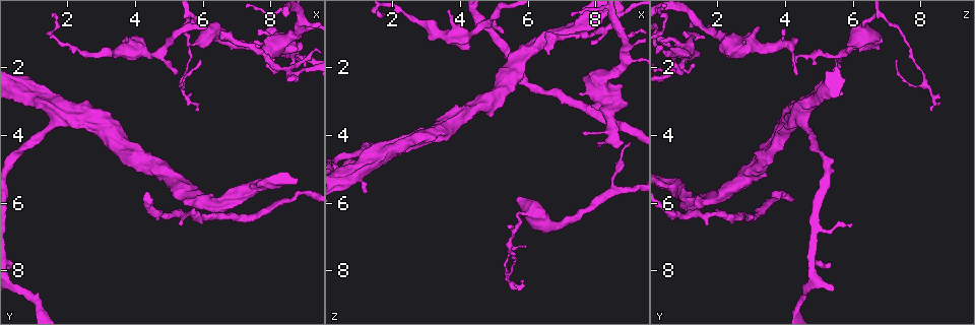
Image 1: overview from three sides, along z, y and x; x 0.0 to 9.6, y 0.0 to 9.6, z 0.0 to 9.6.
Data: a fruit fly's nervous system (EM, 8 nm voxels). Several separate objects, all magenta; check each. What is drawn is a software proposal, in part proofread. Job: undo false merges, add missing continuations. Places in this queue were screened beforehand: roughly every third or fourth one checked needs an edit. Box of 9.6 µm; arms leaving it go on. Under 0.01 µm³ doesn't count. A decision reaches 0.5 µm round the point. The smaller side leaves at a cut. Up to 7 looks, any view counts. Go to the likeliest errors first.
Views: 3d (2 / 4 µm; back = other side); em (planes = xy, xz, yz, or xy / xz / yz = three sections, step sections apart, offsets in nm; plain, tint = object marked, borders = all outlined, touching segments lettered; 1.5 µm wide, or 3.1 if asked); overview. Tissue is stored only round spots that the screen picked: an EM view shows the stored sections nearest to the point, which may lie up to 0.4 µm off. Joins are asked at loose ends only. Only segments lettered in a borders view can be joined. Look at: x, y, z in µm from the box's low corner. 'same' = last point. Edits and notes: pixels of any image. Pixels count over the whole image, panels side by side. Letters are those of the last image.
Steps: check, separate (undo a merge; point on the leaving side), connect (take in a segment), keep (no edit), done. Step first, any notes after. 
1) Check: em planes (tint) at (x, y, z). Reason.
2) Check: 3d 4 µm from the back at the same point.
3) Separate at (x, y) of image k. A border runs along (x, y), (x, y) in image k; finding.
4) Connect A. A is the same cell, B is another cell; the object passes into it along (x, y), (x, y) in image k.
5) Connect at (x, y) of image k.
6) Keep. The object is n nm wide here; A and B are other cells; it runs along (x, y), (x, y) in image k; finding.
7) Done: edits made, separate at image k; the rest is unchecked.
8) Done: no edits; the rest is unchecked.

Check: em planes (tint) at (7.50, 1.25, 2.85). An open end.

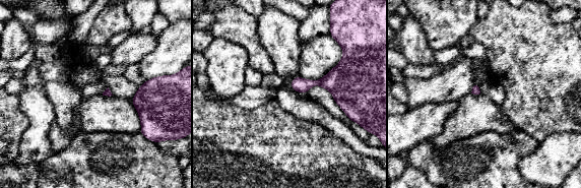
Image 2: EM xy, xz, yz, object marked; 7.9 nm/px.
Check: em planes (borders) at the same point.

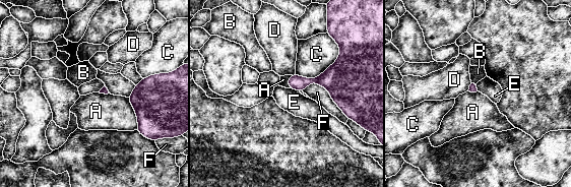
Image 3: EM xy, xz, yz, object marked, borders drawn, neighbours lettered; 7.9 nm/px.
Keep. The longest contact is with F, 420 nm; A, B, C, D, E and F are other cells; a border runs along (291, 87), (299, 91) in image 3; none of them fits.

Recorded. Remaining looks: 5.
Check: em planes (borders) at (8.90, 0.90, 1.75). Arms part here.

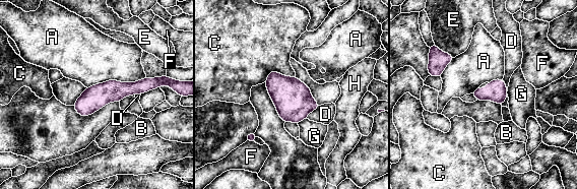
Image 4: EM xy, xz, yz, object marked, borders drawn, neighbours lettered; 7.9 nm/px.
Keep. A, B, C, D, E, F, G and H are other cells; continuous, no second neuron.

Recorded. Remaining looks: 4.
Check: 3d 2 µm at (3.05, 1.55, 0.75).

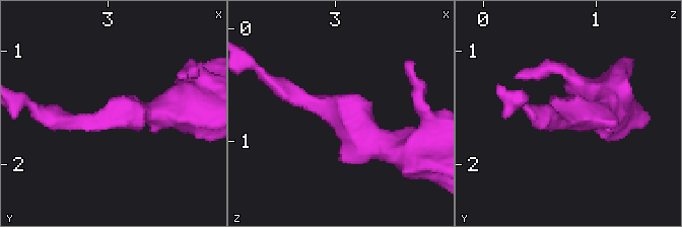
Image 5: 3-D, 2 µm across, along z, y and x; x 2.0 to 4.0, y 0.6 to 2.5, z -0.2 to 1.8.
Check: em planes (borders) at (3.10, 1.54, 0.72). Shape alone is not enough.

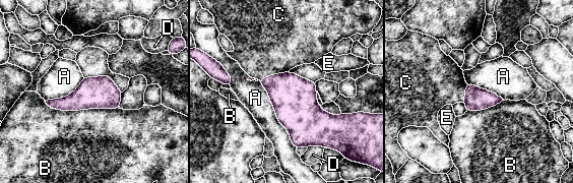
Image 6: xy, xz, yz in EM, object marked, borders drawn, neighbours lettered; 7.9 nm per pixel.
Keep. A, B, C, D and E are other cells; a border runs along (249, 76), (266, 90), (296, 148) in image 6; one neuron here.

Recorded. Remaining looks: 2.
Done: no edits; the rest is unchecked.

